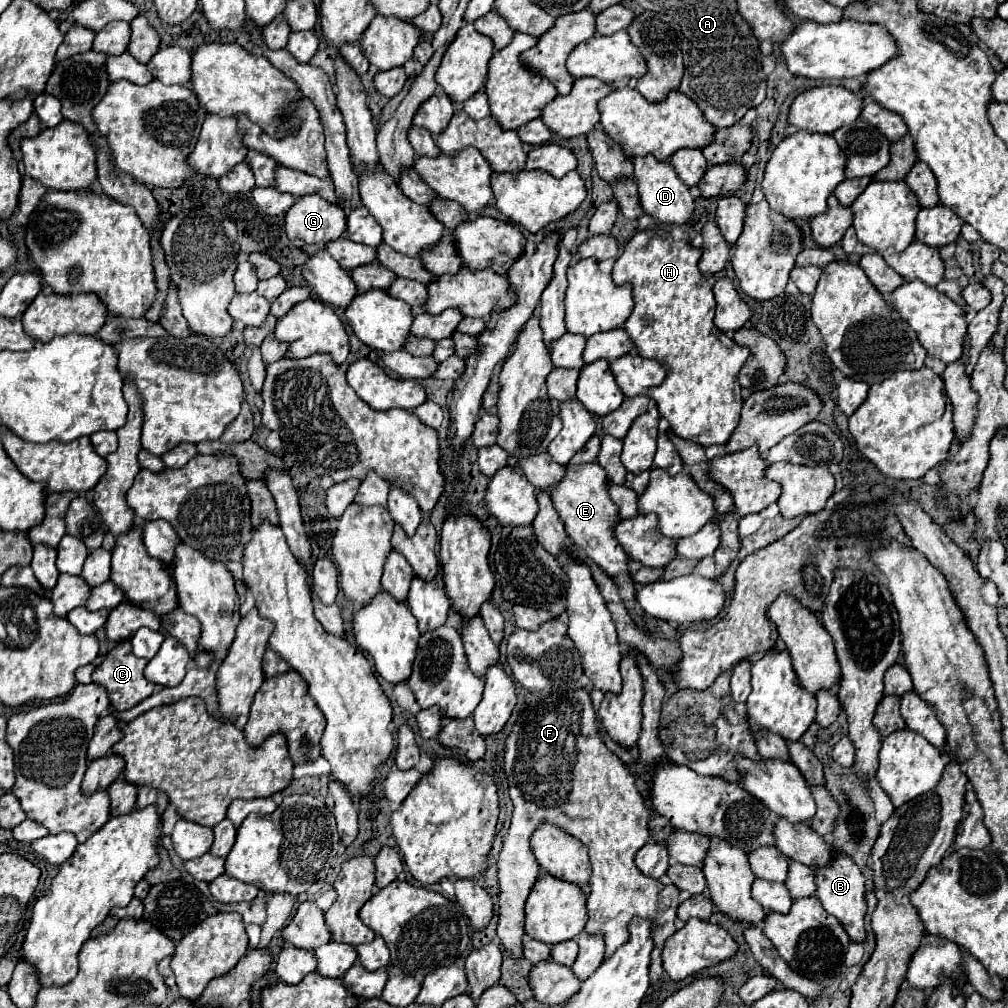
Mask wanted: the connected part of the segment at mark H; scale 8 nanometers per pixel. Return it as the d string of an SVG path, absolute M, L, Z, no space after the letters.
M641 231L633 235L627 243L623 255L615 261L613 281L617 285L631 283L635 309L625 323L625 331L635 343L635 349L641 357L653 357L661 361L667 369L667 377L663 385L649 389L647 395L657 401L661 417L665 417L671 425L671 431L687 441L697 445L721 445L727 443L733 429L739 423L739 413L743 405L741 386L737 381L739 369L749 357L749 349L737 345L723 331L717 335L717 327L713 323L715 317L715 297L711 285L701 275L697 263L701 259L701 249L691 247L687 241L673 241L669 237L659 237L653 231Z

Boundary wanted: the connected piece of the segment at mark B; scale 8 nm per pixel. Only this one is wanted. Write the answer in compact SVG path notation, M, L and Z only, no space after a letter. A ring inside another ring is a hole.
M833 853L833 863L829 867L815 869L815 883L817 883L817 899L823 903L825 911L839 919L851 941L865 943L867 901L865 901L865 877L859 871L859 867L849 857L839 857L837 853Z

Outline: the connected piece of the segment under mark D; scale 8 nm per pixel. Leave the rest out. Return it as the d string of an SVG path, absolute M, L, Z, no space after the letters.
M653 155L645 157L635 157L633 159L634 178L639 187L639 197L641 197L641 207L645 213L651 217L657 217L661 223L685 223L693 209L695 209L695 199L691 197L689 187L677 177L675 169L667 161L657 161Z

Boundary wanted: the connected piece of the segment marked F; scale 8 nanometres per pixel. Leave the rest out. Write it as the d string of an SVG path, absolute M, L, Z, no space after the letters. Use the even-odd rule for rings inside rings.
M565 689L567 693L549 693L541 695L539 699L533 699L527 703L525 709L521 709L517 721L513 723L513 729L509 737L505 739L505 775L509 779L509 797L513 797L513 817L509 833L503 839L503 849L499 855L499 925L497 925L497 937L501 943L501 949L509 953L511 959L523 957L523 925L525 925L525 901L527 895L541 875L541 867L531 851L531 835L541 823L551 823L563 829L565 833L579 839L591 857L593 875L591 875L591 891L587 897L587 913L589 921L585 931L587 933L603 933L605 945L607 945L607 957L609 953L615 953L617 947L627 943L629 939L629 921L633 917L651 919L653 923L653 941L655 949L651 953L651 983L655 985L659 981L659 975L663 973L661 967L661 951L665 941L675 933L675 917L679 907L679 889L675 885L663 885L657 879L649 879L643 873L639 873L635 861L635 853L649 841L649 809L645 807L645 801L641 793L637 791L635 777L625 769L623 761L603 743L597 727L597 713L593 709L591 697L585 689Z

